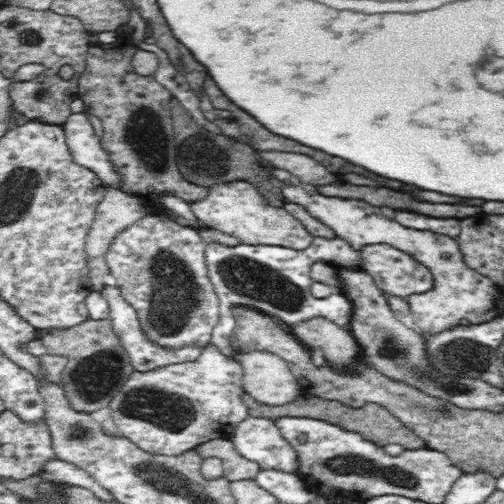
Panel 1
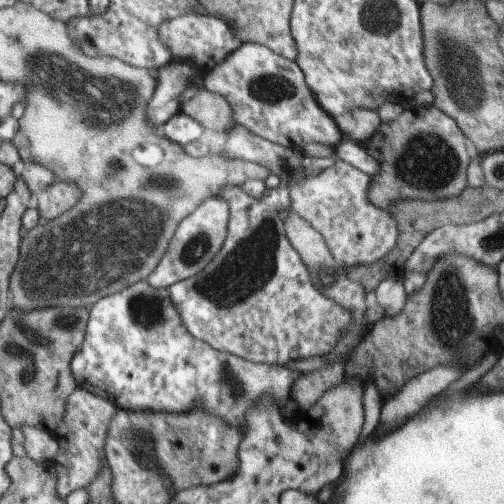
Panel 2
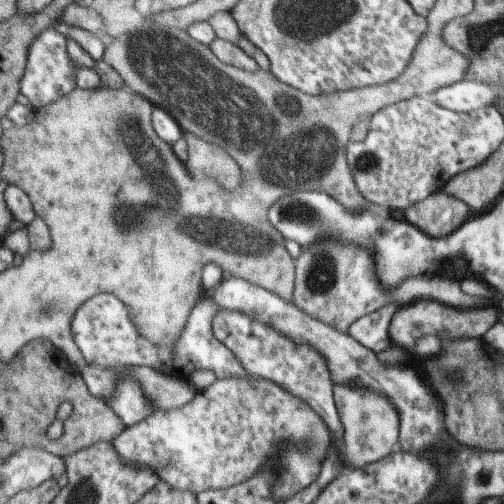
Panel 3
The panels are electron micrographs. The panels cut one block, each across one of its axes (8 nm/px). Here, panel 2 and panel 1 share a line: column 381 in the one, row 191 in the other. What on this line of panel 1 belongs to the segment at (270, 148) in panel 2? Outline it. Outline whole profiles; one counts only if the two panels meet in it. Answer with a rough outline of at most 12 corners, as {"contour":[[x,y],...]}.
{"contour":[[250,182],[214,184],[190,212],[240,244],[302,252],[314,240]]}

